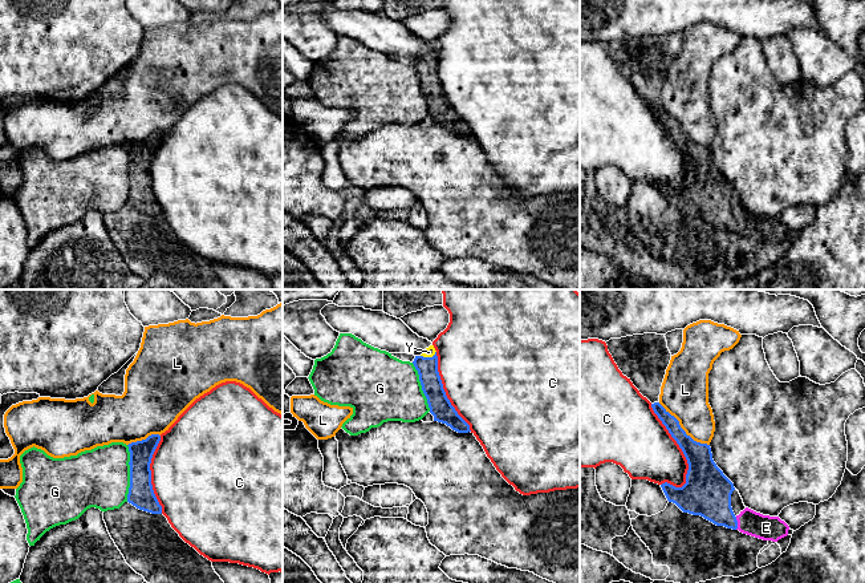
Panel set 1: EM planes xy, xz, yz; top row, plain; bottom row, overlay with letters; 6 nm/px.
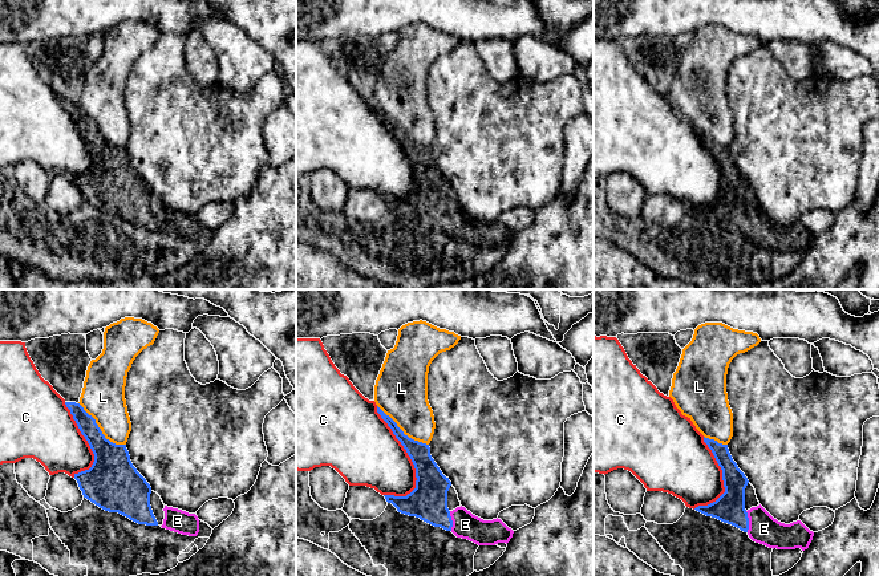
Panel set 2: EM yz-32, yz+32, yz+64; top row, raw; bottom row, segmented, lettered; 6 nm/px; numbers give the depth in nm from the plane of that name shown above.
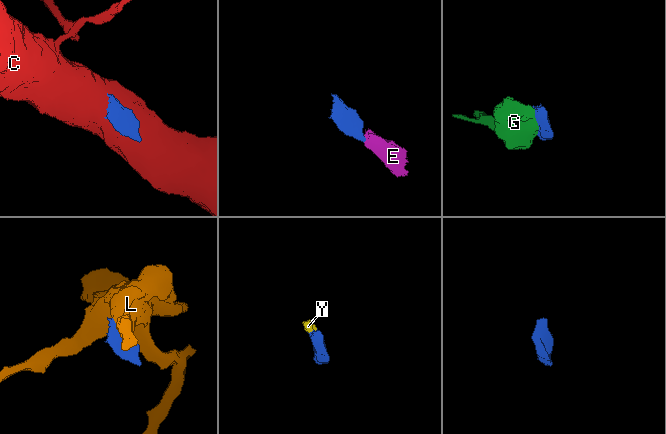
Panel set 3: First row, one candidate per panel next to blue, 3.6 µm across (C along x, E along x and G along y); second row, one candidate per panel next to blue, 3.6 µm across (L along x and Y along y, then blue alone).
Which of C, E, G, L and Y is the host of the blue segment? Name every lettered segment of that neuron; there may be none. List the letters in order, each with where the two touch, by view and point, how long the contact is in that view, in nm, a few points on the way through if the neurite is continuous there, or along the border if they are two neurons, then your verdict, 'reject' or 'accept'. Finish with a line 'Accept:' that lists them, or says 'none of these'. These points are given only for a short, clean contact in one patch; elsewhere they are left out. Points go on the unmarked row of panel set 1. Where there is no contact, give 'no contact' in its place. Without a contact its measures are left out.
C: meets blue in yz at (679, 149); contact 550 nm long; reject
E: meets blue in yz at (736, 226); contact 80 nm long; runs through yz (707, 197), (736, 226), (755, 226), (766, 230); accept
G: meets blue in xy at (130, 175); contact 340 nm long; reject
L: meets blue in yz at (682, 132); contact 400 nm long; border along yz (658, 105), (678, 124), (687, 137), (709, 148); reject
Y: meets blue in xz at (429, 60); contact 100 nm long; runs through xz (430, 83), (429, 60), (429, 55); accept
Accept: E, Y

